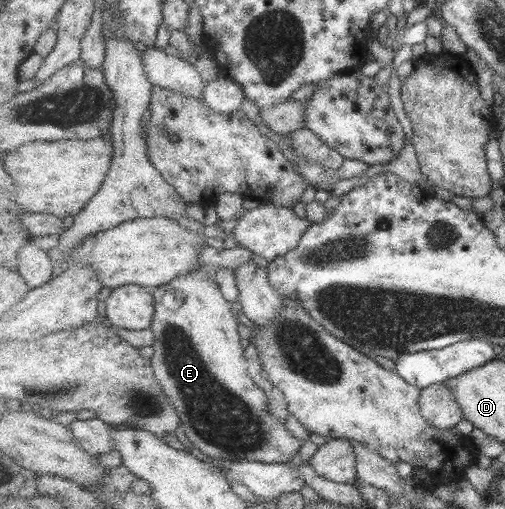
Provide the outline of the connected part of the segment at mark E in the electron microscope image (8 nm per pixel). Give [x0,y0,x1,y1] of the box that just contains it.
[152,268,302,463]

